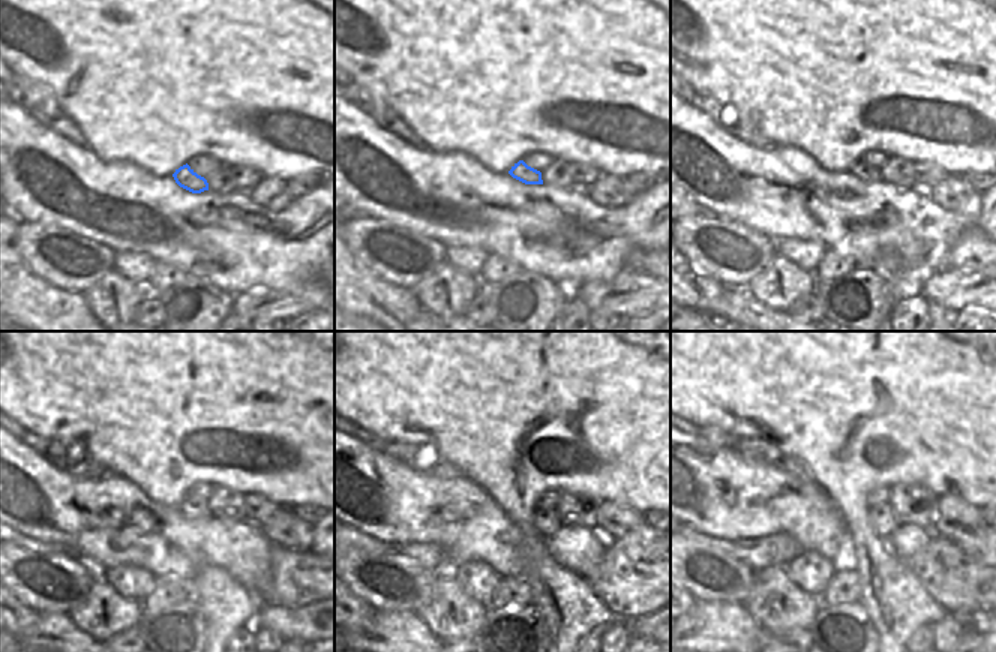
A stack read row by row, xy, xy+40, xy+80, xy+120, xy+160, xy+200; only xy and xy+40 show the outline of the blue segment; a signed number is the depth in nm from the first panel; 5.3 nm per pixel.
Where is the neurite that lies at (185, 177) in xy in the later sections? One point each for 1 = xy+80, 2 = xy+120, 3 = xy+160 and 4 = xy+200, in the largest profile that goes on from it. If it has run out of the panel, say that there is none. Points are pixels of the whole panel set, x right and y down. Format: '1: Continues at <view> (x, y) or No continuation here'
1: Continues at xy+80 (860, 170)
2: Continues at xy+120 (192, 505)
3: Continues at xy+160 (546, 522)
4: Continues at xy+200 (881, 517)

